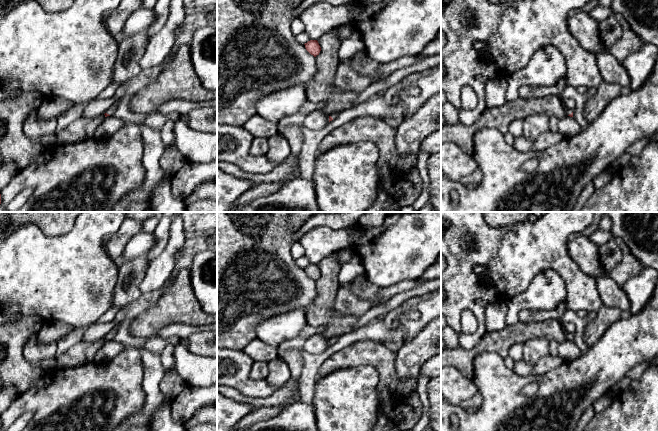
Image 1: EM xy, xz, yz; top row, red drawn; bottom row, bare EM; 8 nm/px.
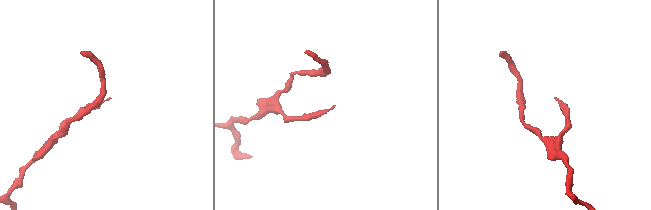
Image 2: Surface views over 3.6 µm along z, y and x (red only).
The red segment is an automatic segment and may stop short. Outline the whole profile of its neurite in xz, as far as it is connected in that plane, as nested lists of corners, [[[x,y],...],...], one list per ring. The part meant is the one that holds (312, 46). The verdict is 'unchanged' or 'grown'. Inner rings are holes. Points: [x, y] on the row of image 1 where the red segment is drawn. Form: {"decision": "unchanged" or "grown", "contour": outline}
{"decision": "unchanged", "contour": [[[310,40],[307,43],[305,43],[304,45],[305,45],[306,50],[311,55],[313,55],[314,57],[319,55],[320,51],[321,51],[321,47],[317,40]]]}

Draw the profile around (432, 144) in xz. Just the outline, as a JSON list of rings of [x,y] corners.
[[[441,130],[432,133],[420,145],[420,147],[429,154],[441,151]]]

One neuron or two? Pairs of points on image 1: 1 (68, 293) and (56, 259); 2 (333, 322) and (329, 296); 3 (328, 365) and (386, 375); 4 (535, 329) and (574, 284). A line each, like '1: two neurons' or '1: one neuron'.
1: one neuron
2: one neuron
3: one neuron
4: two neurons

